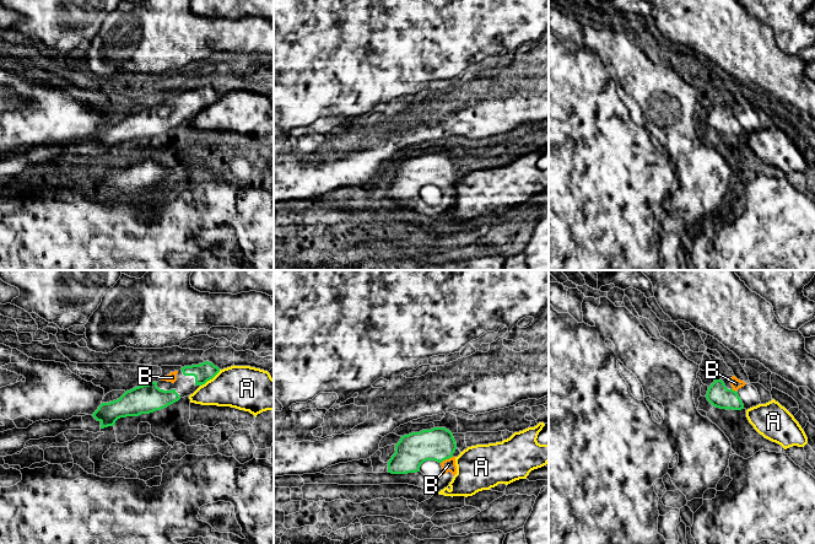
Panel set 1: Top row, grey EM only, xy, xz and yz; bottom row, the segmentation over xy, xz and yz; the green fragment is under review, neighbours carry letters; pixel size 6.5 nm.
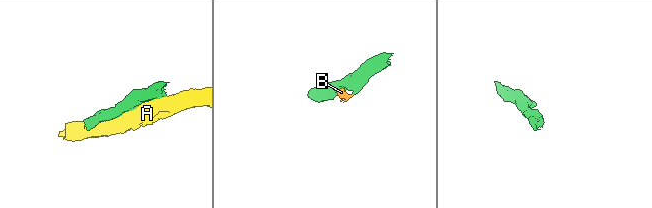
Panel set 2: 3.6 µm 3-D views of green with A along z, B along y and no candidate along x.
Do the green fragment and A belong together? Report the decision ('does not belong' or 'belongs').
does not belong

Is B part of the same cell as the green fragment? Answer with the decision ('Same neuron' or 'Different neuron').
Same neuron

